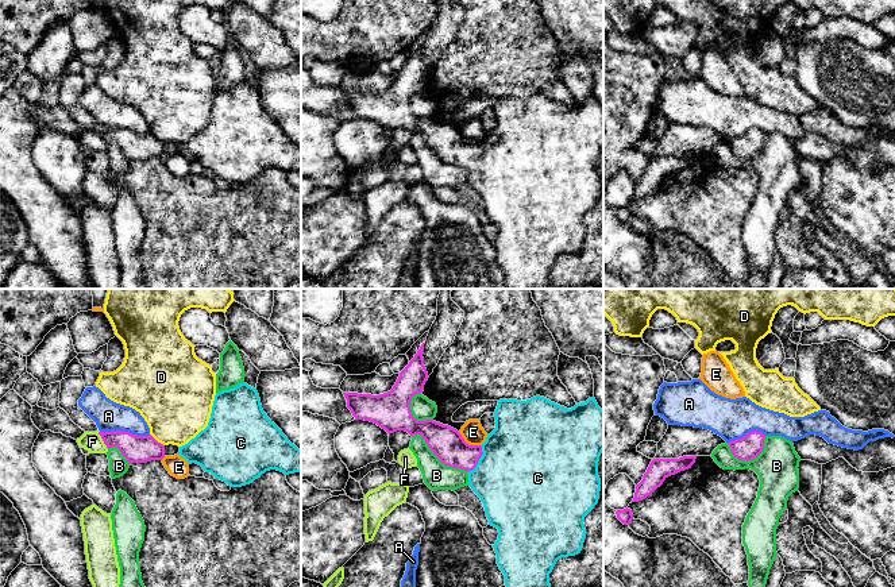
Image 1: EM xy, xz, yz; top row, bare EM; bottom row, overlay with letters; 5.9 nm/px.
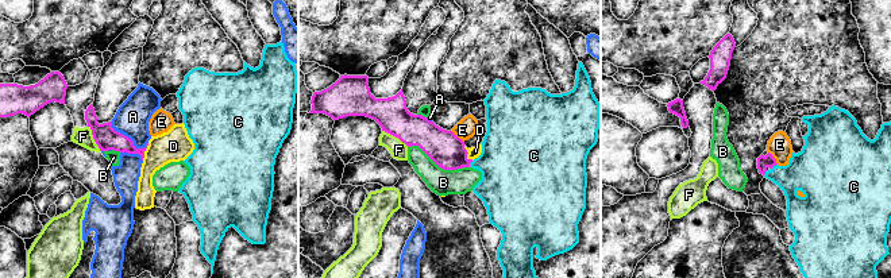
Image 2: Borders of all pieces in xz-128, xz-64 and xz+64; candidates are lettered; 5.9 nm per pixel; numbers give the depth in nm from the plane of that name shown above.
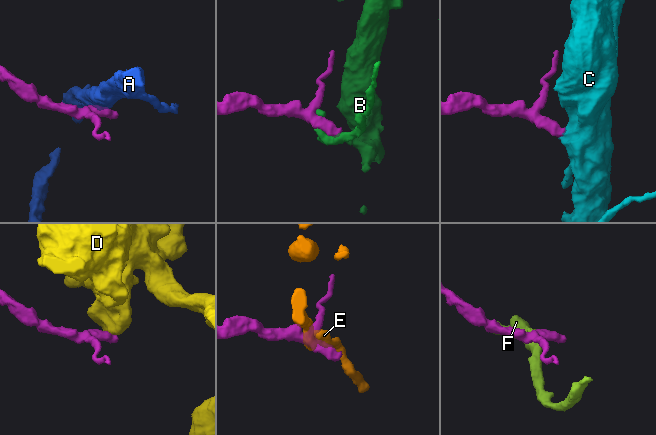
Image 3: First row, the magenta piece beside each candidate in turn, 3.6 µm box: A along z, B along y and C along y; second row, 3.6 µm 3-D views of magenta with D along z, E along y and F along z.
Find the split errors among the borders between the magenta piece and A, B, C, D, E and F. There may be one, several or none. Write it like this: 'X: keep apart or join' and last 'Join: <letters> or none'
A: keep apart
B: keep apart
C: join
D: keep apart
E: keep apart
F: keep apart
Join: C

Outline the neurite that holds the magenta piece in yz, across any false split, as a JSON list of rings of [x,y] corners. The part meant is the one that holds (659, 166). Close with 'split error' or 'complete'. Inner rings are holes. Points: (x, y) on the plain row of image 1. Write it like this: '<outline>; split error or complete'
[[[683,154],[679,157],[653,157],[643,174],[643,178],[636,184],[634,196],[632,200],[639,200],[651,193],[663,179],[680,169],[691,166],[697,154]]]; complete

